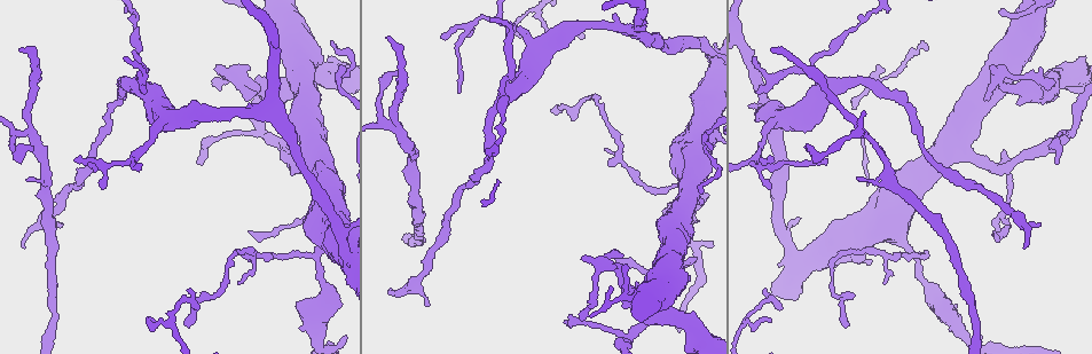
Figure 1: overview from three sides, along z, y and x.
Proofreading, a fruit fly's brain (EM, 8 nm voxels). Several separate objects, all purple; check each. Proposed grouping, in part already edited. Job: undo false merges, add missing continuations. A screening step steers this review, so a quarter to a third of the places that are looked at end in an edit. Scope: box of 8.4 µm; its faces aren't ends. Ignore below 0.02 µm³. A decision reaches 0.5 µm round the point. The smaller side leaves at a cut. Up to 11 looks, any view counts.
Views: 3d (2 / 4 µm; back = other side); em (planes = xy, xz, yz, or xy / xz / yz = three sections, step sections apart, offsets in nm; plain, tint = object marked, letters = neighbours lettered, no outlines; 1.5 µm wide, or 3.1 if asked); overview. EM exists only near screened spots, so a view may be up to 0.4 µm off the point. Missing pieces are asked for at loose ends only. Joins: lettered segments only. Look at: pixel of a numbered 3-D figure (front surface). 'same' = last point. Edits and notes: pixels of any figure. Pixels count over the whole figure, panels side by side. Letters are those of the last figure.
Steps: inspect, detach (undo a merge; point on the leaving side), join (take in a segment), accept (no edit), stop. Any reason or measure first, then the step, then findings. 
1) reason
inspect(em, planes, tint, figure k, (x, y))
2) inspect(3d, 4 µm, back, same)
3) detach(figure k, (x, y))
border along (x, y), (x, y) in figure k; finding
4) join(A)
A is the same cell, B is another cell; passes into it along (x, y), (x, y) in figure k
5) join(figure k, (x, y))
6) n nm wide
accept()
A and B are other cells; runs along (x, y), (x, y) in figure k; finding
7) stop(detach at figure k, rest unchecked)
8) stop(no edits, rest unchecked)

free end
inspect(em, planes, letters, figure 1, (565, 321))

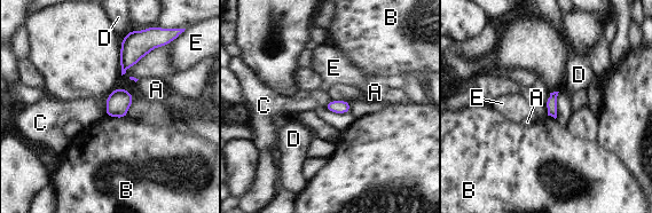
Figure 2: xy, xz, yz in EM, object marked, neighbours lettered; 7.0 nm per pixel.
80 nm wide
accept()
A, B, C, D and E are other cells; border along (108, 96), (105, 115) in figure 2; none of them fits

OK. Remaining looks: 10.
an open end
inspect(3d, 4 µm, back, figure 1, (584, 256))

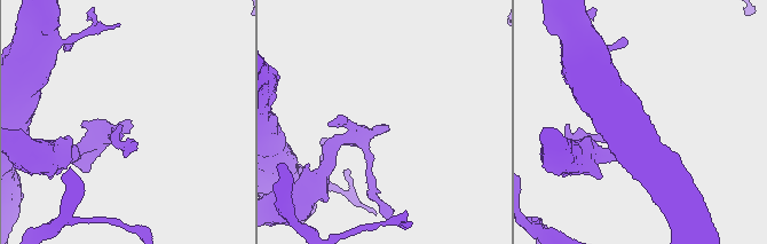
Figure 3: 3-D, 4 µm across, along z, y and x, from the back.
inspect(em, xy, step 4, tint, figure 3, (386, 125))

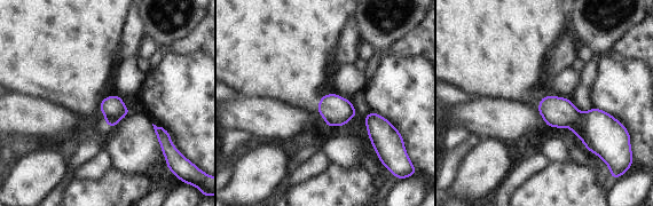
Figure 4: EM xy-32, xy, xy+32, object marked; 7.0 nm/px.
inspect(em, xy, step 4, letters, same)

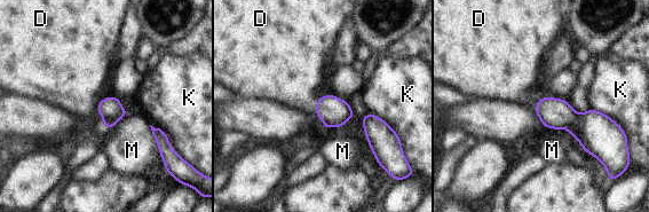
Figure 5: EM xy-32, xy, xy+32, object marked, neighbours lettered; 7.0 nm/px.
join(D)
D is the same cell, K and M are other cells; passes into it along (334, 112), (316, 106), (292, 79) in figure 5; it goes on there

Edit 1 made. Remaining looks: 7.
inspect(overview)

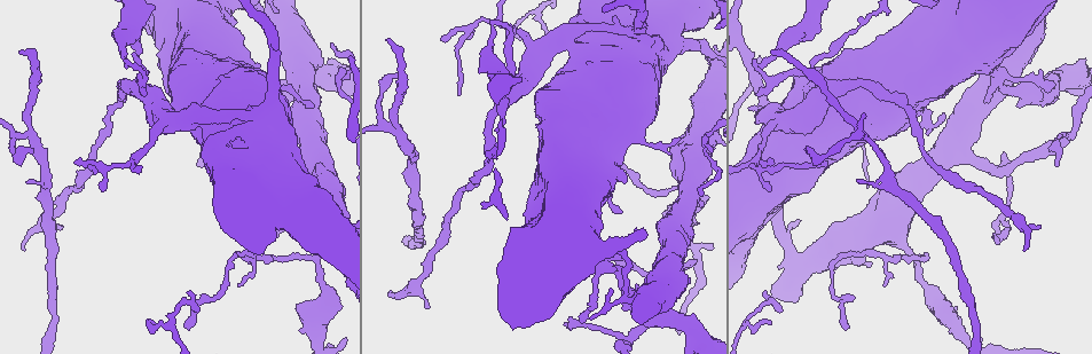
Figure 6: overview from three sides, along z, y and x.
tapers out
inspect(em, planes, letters, figure 6, (21, 49))

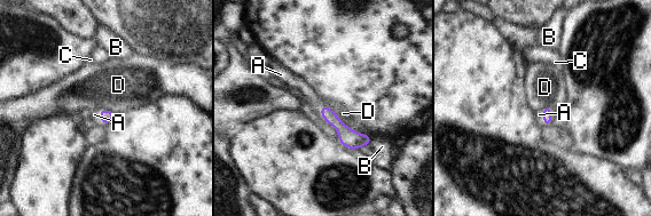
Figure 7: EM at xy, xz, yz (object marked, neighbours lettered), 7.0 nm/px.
join(A)
A is the same cell, B, C and D are other cells; the neuron continues

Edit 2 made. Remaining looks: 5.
tapers out
inspect(em, planes, letters, figure 6, (770, 166))

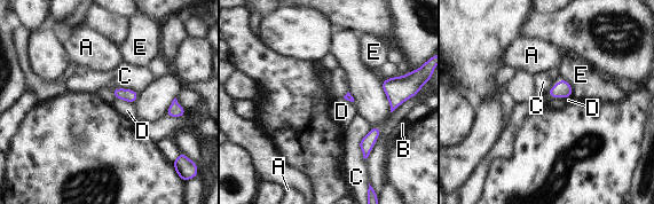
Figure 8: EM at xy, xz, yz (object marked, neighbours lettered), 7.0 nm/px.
accept()
A, B, C, D and E are other cells; border along (573, 94), (566, 97), (552, 99) in figure 8; none of them fits

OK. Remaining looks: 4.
stop(join at figure 5, join at figure 7, rest unchecked)

